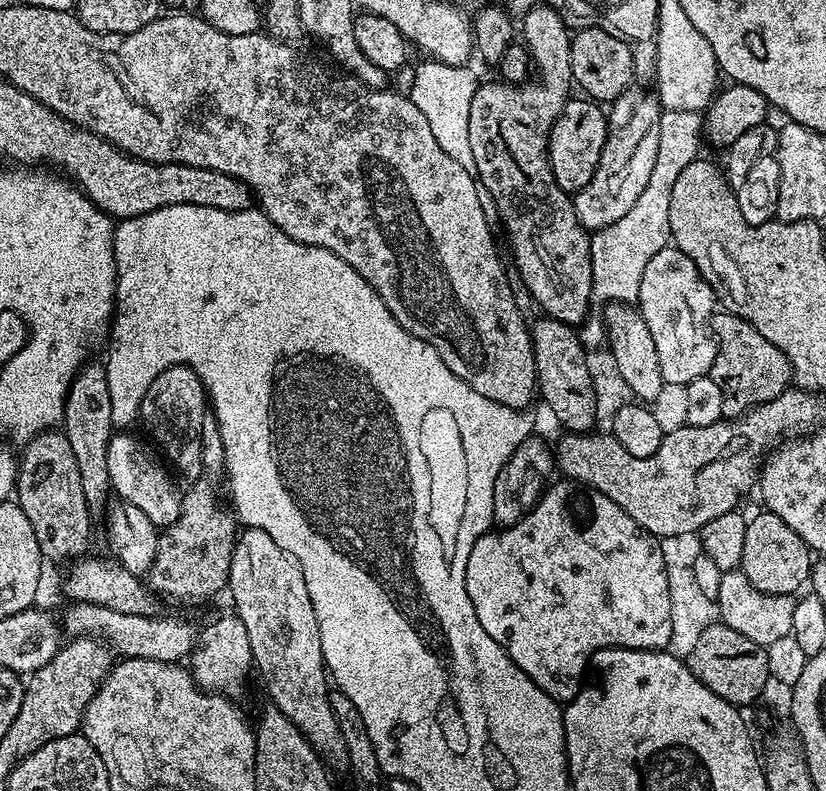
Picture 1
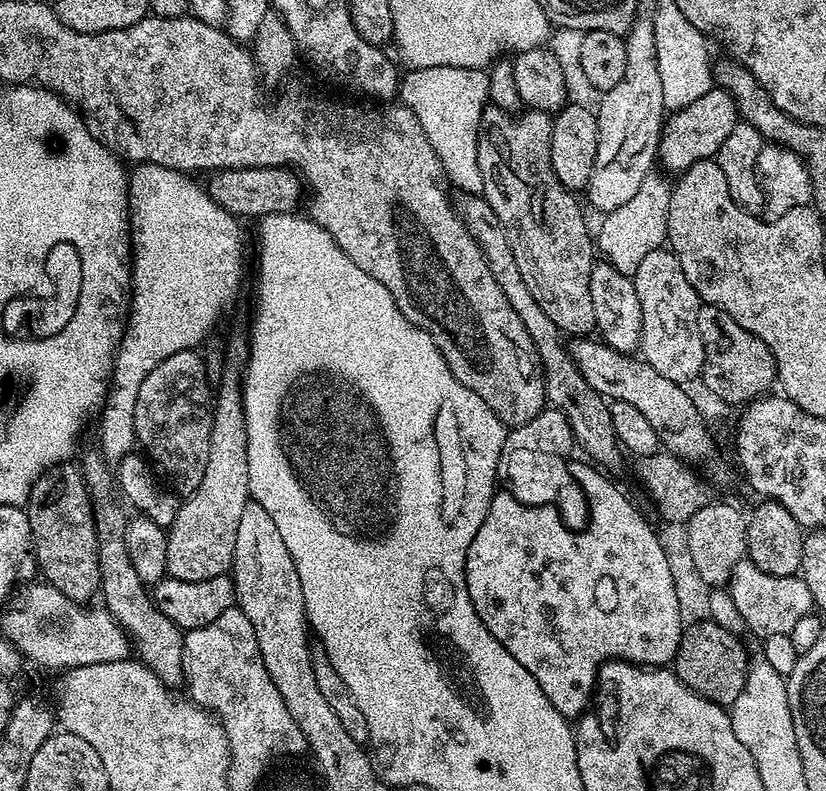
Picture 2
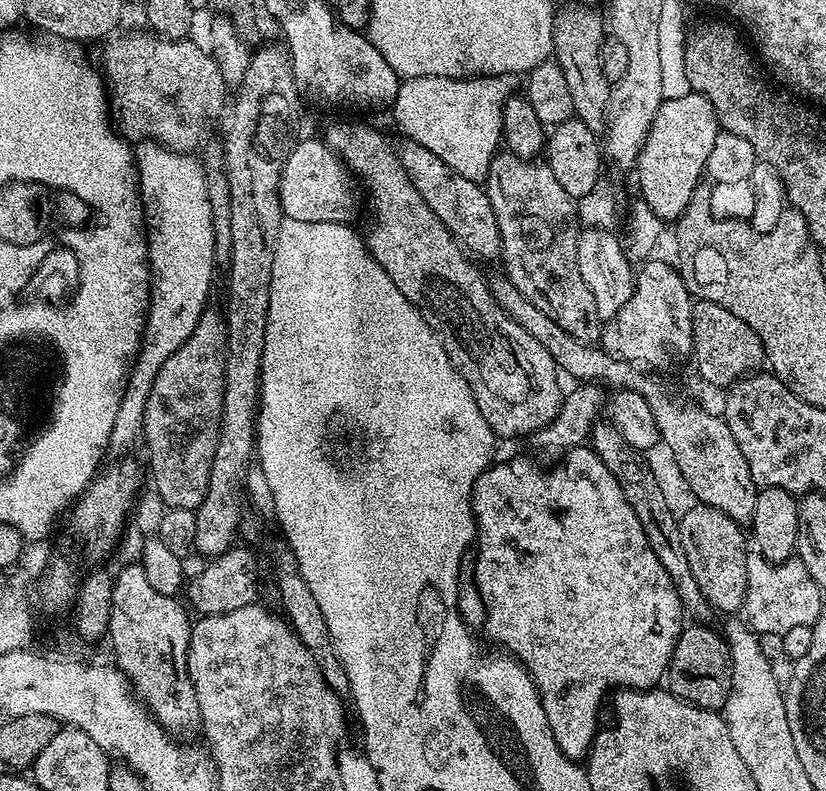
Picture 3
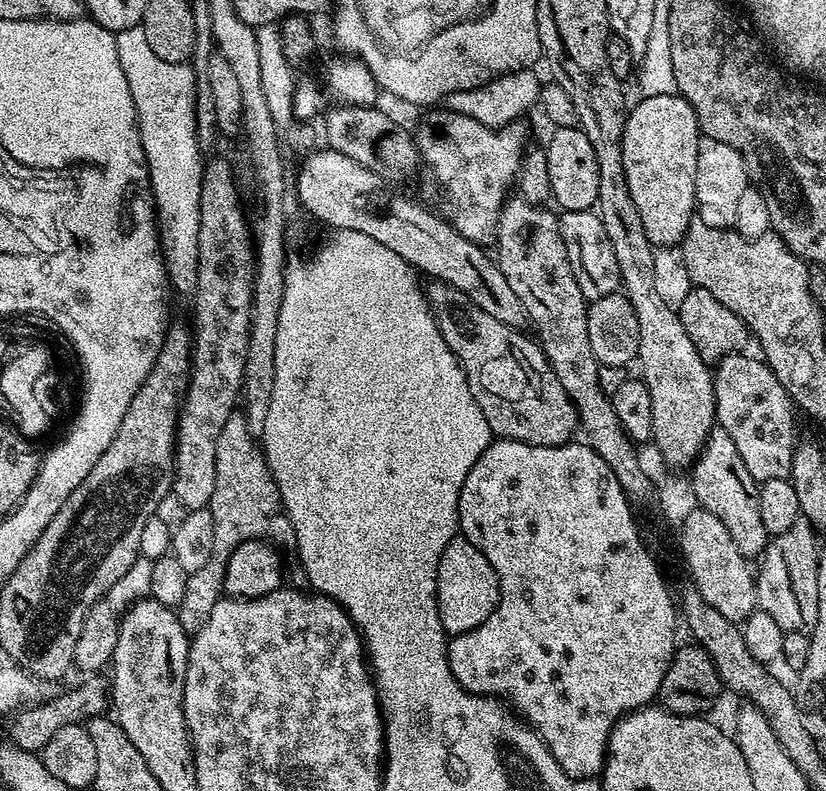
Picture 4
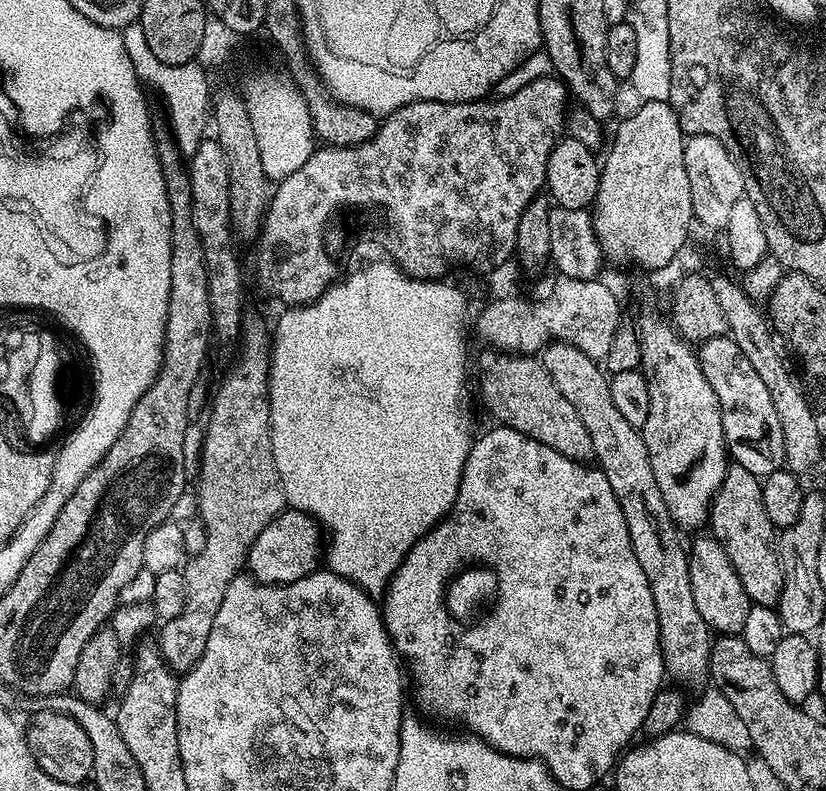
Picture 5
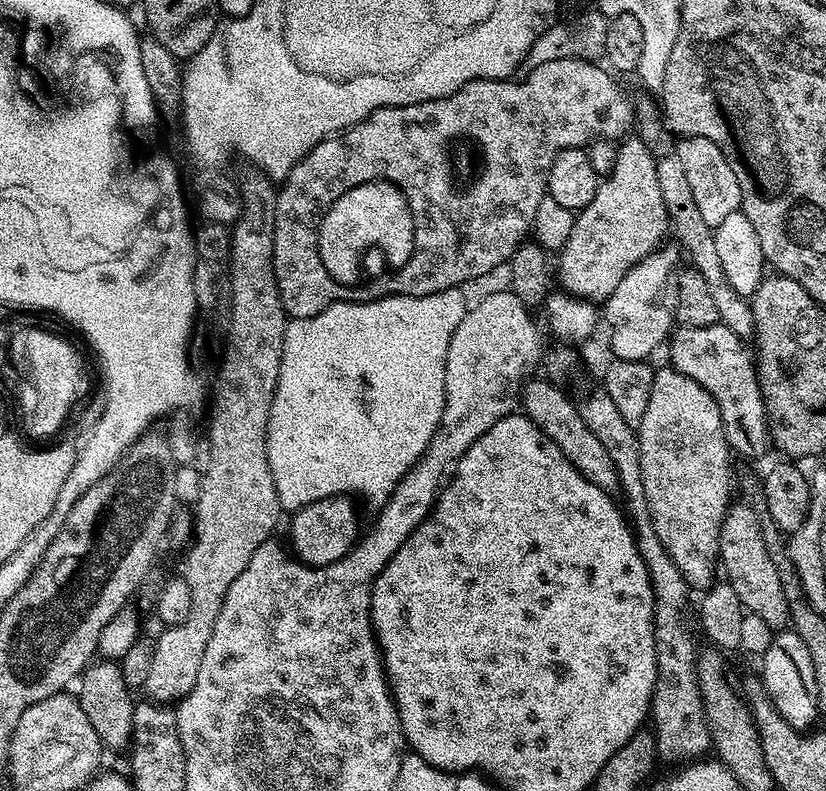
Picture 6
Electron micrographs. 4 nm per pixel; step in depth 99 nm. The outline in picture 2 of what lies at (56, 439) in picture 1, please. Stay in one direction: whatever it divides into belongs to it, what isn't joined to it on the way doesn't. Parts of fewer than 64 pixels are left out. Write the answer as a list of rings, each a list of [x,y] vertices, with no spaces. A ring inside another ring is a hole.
[[[65,462],[55,464],[48,468],[32,484],[26,505],[28,521],[30,522],[30,534],[32,535],[32,549],[36,555],[37,569],[42,570],[43,579],[52,584],[66,598],[70,598],[75,604],[87,605],[88,600],[94,597],[100,590],[100,563],[98,562],[98,550],[100,538],[96,535],[96,519],[92,513],[92,499],[88,496],[88,488],[84,485],[84,474],[75,463]]]

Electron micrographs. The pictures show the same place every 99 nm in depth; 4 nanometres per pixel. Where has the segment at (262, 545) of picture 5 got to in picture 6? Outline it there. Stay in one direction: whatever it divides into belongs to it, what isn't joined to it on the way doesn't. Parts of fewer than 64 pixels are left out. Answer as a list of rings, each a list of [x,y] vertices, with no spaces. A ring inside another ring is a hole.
[[[327,496],[299,505],[288,524],[287,543],[290,545],[291,555],[300,563],[309,564],[311,568],[337,564],[352,551],[352,546],[358,539],[356,530],[360,526],[360,520],[356,517],[355,503],[357,501],[348,496]]]

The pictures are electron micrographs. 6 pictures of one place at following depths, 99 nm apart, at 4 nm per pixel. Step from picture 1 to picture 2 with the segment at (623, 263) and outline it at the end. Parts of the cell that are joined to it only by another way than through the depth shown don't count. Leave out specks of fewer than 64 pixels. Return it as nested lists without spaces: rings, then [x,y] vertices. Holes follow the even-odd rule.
[[[653,170],[646,178],[642,178],[642,186],[638,186],[638,194],[630,198],[630,202],[618,206],[618,210],[607,213],[600,224],[600,236],[598,232],[598,252],[606,258],[607,263],[615,266],[623,276],[635,277],[636,271],[642,266],[642,258],[650,254],[656,248],[661,247],[668,238],[668,211],[670,210],[670,194],[672,184],[667,175]]]

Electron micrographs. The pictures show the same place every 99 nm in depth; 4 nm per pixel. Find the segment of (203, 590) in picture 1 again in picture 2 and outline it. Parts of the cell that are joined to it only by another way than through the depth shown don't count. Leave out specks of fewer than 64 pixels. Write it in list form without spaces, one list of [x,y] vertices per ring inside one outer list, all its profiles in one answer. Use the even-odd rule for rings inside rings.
[[[236,332],[224,352],[224,373],[214,388],[210,452],[198,488],[183,497],[174,522],[166,529],[168,575],[186,582],[202,582],[232,571],[234,542],[238,542],[238,522],[250,499],[250,462],[246,462],[246,414],[243,375],[248,363],[249,337]]]

